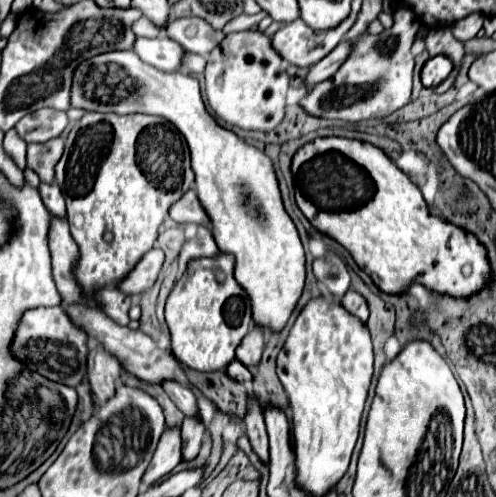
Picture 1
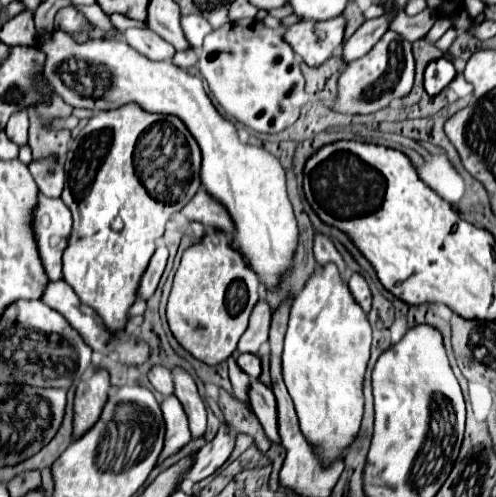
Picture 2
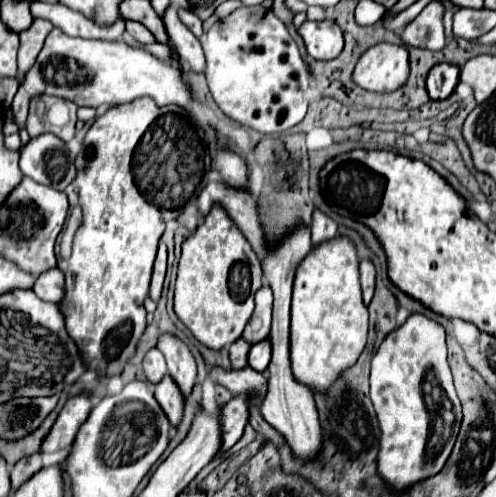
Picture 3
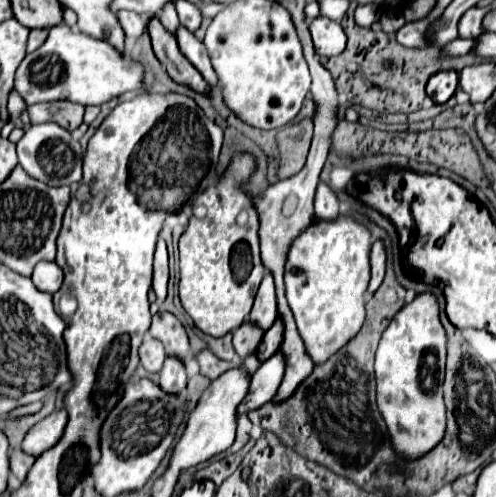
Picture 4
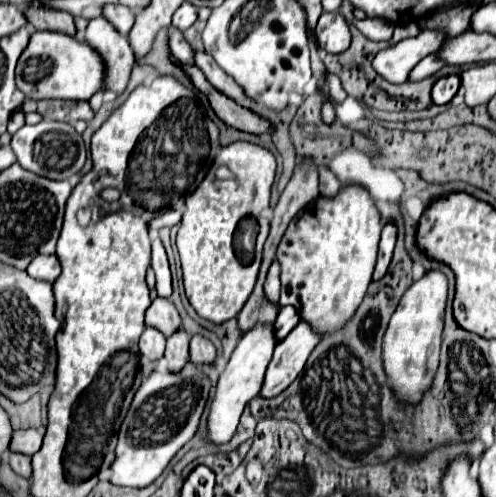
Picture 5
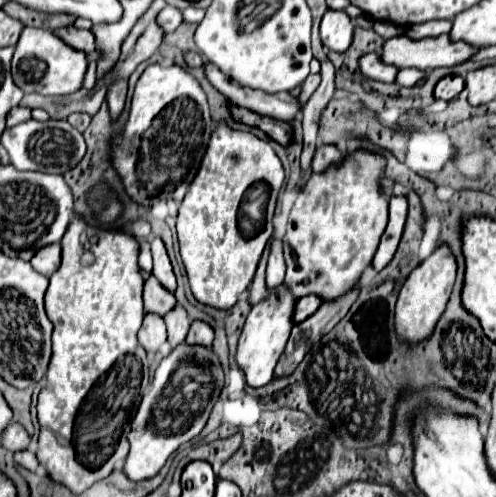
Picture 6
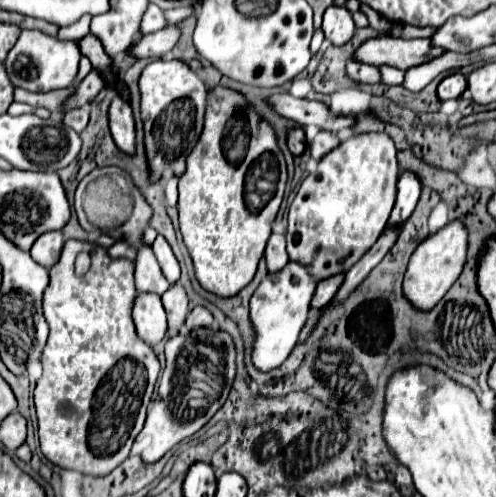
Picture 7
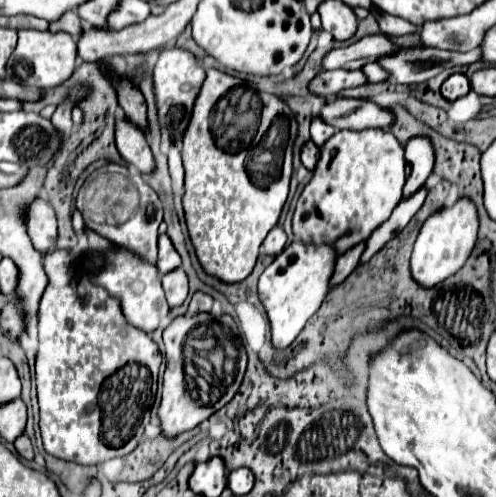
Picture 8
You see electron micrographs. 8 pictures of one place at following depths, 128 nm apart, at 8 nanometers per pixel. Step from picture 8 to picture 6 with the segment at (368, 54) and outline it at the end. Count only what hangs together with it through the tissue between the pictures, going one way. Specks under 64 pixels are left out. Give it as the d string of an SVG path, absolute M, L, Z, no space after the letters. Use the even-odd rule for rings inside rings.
M448 34L436 38L410 40L408 36L396 36L384 42L382 60L386 64L396 64L398 68L420 68L434 70L440 66L458 66L470 60L480 48L470 46L468 42L454 42Z

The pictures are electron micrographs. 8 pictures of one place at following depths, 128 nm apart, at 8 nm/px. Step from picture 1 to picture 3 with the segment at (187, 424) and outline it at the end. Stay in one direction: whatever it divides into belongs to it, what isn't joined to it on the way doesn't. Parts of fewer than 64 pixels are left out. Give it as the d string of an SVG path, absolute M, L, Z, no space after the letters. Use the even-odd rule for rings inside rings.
M164 334L158 342L158 350L166 358L168 374L180 388L182 396L188 398L194 388L194 382L196 382L196 362L194 362L188 346L182 340L178 340L170 334Z

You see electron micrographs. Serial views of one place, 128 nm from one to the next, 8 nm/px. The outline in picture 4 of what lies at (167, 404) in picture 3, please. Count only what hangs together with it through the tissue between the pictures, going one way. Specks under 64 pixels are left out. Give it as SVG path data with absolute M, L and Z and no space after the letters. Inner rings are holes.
M166 358L164 368L160 372L160 388L172 396L180 396L186 390L186 368L180 360Z

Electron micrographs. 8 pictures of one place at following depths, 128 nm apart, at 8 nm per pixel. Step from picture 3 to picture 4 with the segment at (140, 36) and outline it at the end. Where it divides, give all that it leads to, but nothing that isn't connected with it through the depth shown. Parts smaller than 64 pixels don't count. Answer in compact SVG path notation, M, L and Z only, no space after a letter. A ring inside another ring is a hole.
M120 10L118 12L118 20L126 32L126 36L130 38L140 38L146 32L146 26L142 22L142 18L136 12L128 12L128 10Z

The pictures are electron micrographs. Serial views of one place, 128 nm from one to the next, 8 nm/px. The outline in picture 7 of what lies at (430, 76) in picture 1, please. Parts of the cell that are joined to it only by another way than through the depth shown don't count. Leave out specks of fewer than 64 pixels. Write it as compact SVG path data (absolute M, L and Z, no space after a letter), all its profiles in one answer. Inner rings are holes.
M456 72L452 76L446 76L440 84L438 84L438 96L440 100L450 100L450 98L460 98L462 92L466 90L466 78Z

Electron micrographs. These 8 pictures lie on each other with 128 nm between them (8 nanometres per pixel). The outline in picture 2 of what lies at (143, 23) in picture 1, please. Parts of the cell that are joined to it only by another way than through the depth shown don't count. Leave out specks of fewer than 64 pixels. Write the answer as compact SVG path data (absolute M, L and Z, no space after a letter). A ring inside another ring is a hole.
M112 14L110 16L110 20L112 20L112 24L116 24L116 28L118 30L128 30L128 28L146 28L146 24L140 24L138 20L132 20L132 18L128 18L128 16L122 16L122 14Z

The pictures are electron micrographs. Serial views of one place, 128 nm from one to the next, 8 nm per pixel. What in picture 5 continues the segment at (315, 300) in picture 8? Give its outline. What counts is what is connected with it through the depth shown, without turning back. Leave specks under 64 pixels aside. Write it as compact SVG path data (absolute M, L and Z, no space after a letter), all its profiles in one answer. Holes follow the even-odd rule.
M258 324L254 330L246 332L232 358L226 364L226 370L220 372L218 378L218 386L216 386L216 394L212 398L210 404L210 412L208 412L208 420L206 420L206 434L204 440L212 442L212 444L226 444L232 440L238 420L242 416L242 410L246 408L246 404L258 396L262 382L264 382L264 372L272 360L272 352L276 348L276 340L274 340L274 328L272 326L262 326Z

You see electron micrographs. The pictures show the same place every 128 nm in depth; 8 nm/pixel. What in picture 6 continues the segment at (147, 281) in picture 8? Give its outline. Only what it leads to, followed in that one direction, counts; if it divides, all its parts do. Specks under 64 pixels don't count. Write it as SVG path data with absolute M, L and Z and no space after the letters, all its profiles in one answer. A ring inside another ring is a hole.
M146 314L144 324L138 332L138 342L148 354L156 354L158 348L166 342L166 324L156 314Z

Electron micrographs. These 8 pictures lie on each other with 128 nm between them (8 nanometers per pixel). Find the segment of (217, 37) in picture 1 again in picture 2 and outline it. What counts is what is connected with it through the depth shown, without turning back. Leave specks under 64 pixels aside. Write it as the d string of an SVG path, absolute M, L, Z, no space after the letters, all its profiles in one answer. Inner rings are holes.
M196 14L182 16L182 18L180 18L180 26L182 26L182 32L184 32L188 44L190 44L194 50L202 48L204 36L212 32L212 26L208 24L208 20L204 20L202 16L196 16Z

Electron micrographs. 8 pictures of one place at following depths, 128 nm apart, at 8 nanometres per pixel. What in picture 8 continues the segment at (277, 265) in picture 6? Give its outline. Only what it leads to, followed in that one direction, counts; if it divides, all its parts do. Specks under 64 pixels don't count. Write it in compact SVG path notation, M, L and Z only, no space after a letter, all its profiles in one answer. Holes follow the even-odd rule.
M276 226L270 230L270 236L264 240L262 252L268 256L278 256L284 250L284 246L286 246L286 234L280 226Z

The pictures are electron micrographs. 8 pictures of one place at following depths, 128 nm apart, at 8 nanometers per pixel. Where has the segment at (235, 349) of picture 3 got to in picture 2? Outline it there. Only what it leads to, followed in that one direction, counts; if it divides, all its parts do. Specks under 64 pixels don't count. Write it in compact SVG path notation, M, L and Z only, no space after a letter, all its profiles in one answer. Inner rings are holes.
M230 356L230 360L228 360L228 368L230 368L230 382L232 382L232 388L234 388L234 394L240 396L240 400L244 400L244 404L248 404L248 408L250 408L250 400L248 400L250 378L238 368L238 364L236 364L236 356Z

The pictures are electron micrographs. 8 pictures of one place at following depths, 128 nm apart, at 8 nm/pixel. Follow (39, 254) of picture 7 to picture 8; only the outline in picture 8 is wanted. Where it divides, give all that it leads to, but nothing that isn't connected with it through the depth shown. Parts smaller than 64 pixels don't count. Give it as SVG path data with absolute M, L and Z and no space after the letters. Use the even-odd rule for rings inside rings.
M38 198L30 206L30 218L28 218L28 236L32 240L32 246L46 256L46 252L56 250L56 214L52 204L46 198Z

